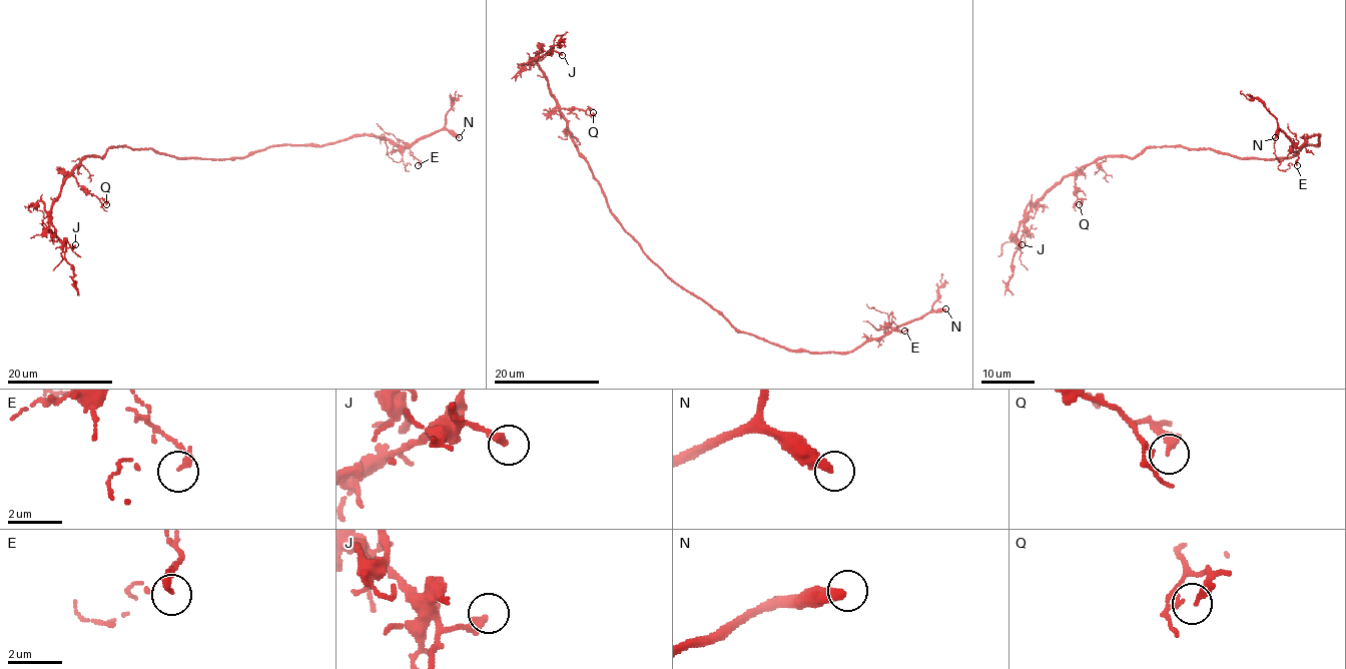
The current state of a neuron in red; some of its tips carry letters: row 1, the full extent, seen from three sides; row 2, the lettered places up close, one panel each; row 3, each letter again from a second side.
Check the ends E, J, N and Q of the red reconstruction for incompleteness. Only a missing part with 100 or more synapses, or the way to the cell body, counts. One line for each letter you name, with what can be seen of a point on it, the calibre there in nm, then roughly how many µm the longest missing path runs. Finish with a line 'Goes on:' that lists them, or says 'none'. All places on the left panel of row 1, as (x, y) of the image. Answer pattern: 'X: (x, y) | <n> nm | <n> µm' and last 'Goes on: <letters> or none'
N: (459, 137) | 400 nm | 60 µm
Goes on: N

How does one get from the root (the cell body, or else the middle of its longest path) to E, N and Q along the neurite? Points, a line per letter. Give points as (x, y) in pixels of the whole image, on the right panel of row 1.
E: (1240, 158), (1289, 158), (1304, 145), (1316, 145), (1319, 142), (1316, 134), (1310, 136), (1295, 149), (1297, 165)
N: (1240, 158), (1289, 158), (1304, 145), (1319, 142), (1319, 137), (1312, 134), (1297, 146), (1279, 129), (1275, 137)
Q: (1240, 158), (1182, 146), (1149, 146), (1133, 157), (1100, 157), (1075, 174), (1075, 191), (1081, 198), (1079, 204)

